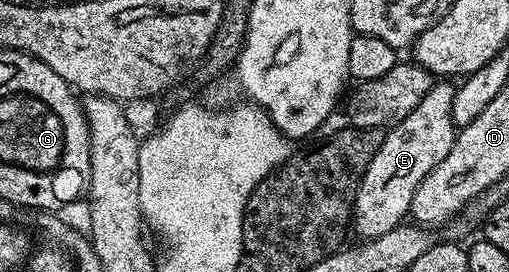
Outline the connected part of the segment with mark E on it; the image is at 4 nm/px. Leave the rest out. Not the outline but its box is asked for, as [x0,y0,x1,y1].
[351,79,458,240]

